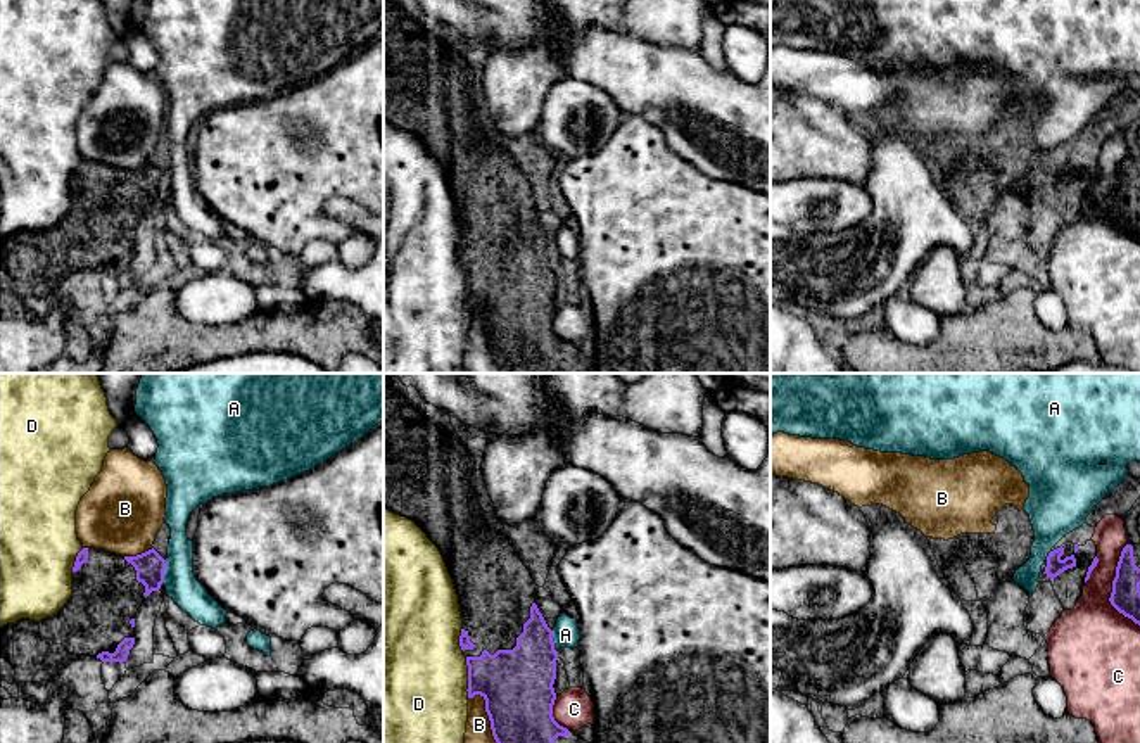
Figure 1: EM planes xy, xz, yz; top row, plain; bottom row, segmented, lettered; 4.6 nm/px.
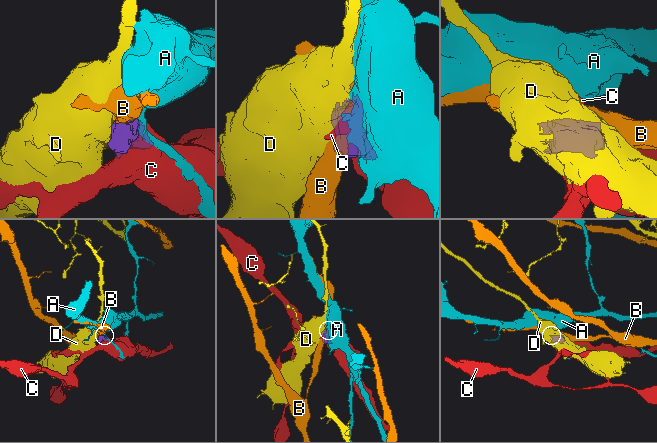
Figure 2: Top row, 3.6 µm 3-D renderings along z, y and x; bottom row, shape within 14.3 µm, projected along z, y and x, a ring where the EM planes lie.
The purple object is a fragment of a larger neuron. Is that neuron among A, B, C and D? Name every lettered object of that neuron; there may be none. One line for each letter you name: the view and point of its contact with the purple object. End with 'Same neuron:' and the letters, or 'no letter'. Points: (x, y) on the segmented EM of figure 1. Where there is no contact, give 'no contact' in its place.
Same neuron: no letter

